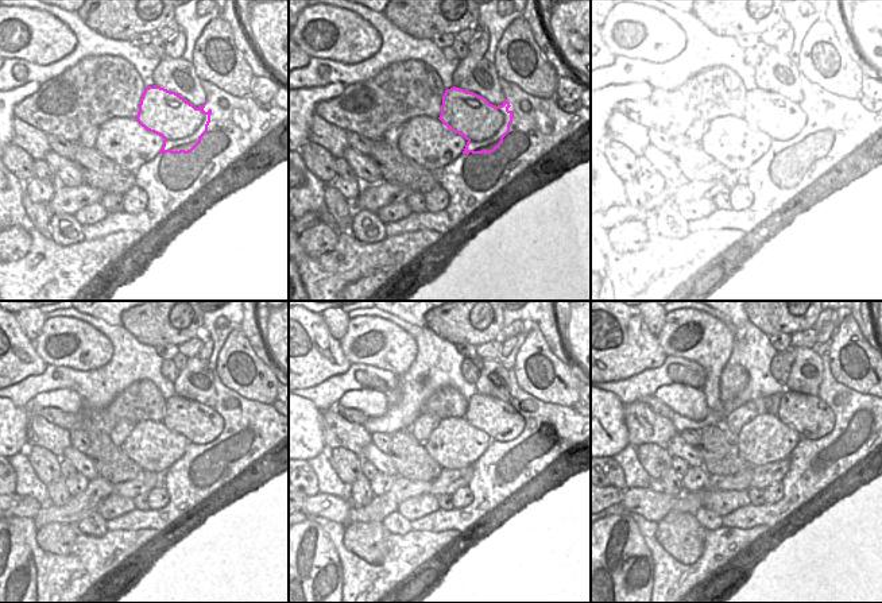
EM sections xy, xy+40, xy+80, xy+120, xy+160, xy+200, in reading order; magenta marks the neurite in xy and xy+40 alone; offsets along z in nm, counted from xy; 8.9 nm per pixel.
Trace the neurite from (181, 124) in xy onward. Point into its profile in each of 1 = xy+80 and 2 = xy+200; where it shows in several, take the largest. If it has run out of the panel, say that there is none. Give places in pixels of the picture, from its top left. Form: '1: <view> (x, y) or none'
1: xy+80 (788, 123)
2: xy+200 (808, 416)

